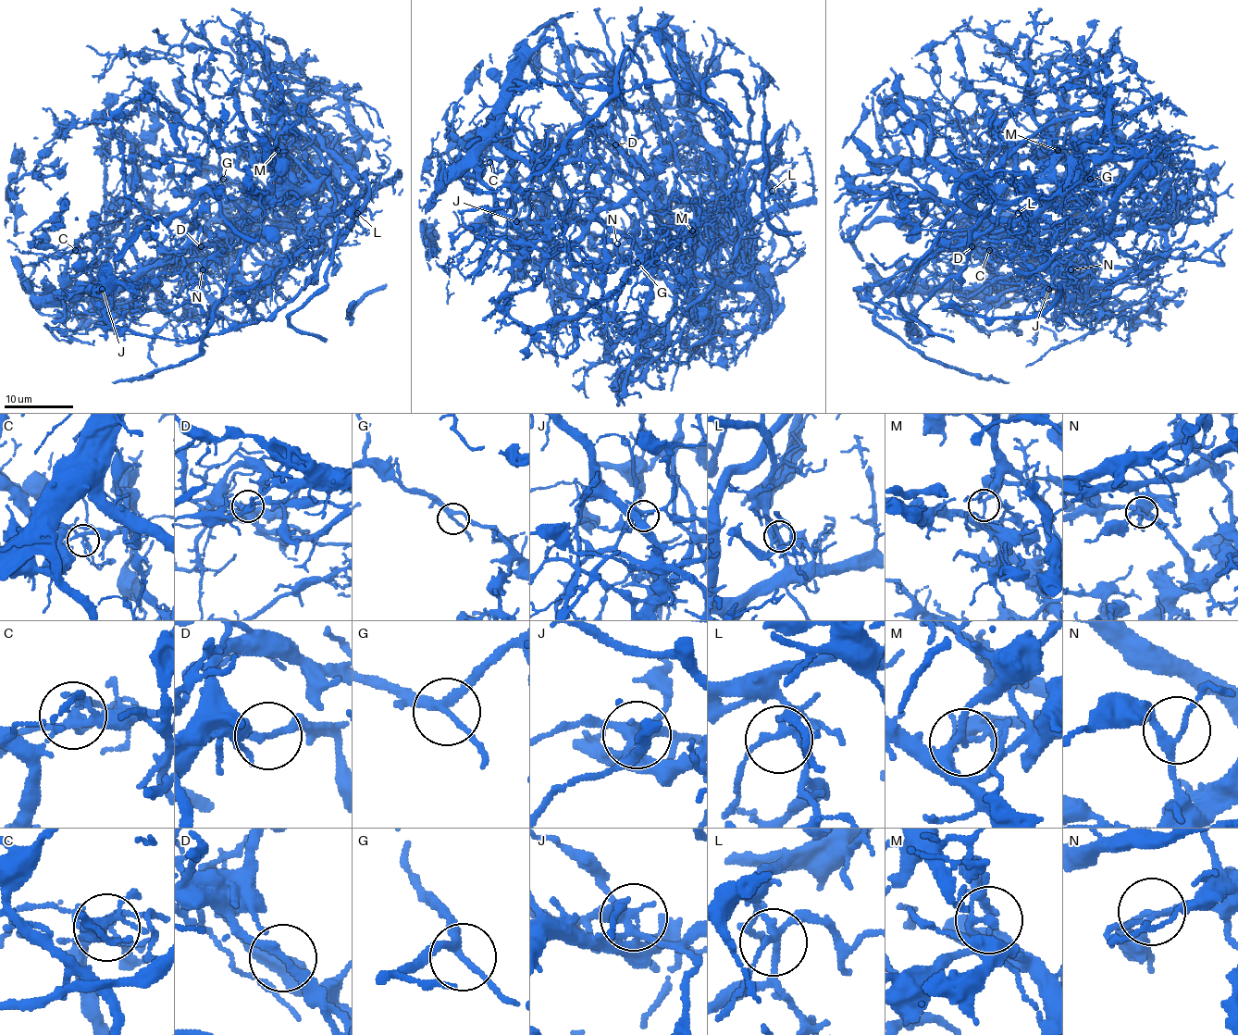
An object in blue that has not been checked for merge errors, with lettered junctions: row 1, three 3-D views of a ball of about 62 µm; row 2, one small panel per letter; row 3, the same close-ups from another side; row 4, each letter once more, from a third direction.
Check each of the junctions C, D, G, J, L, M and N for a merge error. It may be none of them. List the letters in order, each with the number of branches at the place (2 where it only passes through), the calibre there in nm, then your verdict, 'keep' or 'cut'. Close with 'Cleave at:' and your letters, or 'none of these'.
C: branches 7; calibre 200 nm; cut
D: branches 2; calibre 200 nm; cut
G: branches 3; calibre 200 nm; keep
J: branches 5; calibre 320 nm; cut
L: branches 5; calibre 180 nm; keep
M: branches 4; calibre 170 nm; cut
N: branches 3; calibre 150 nm; keep
Cleave at: C, D, J, M

